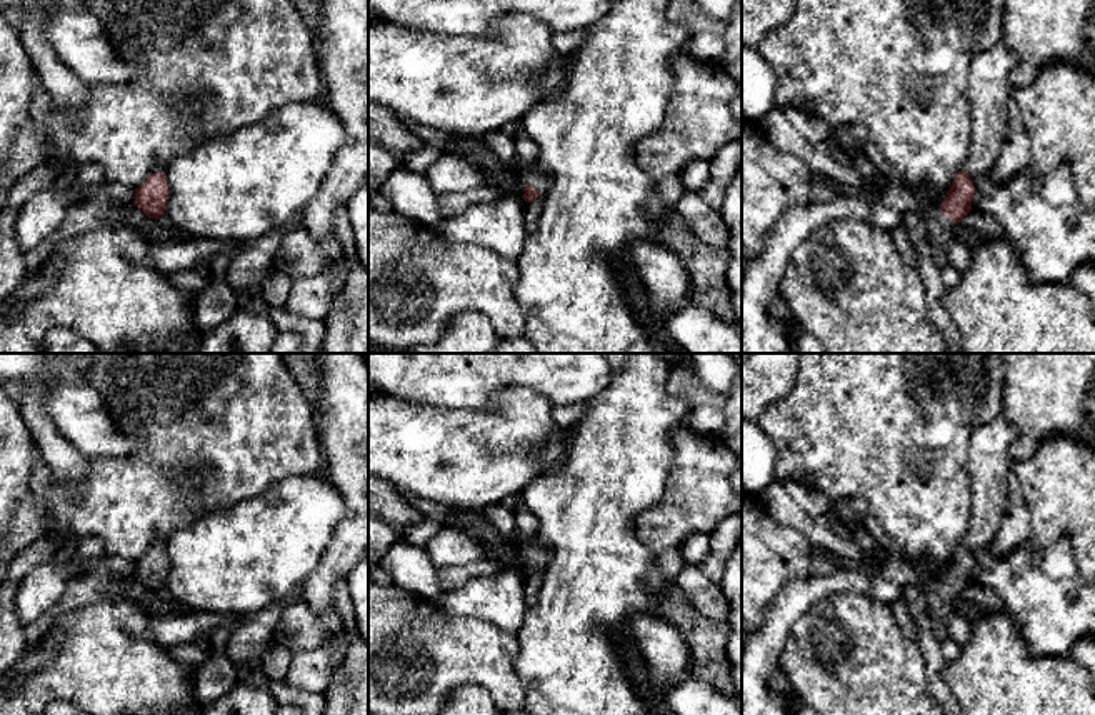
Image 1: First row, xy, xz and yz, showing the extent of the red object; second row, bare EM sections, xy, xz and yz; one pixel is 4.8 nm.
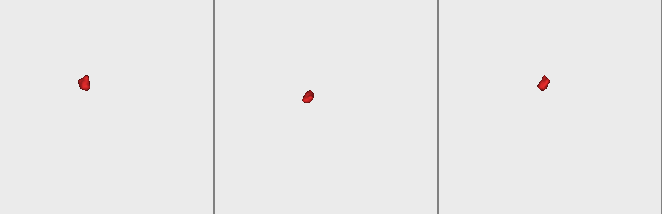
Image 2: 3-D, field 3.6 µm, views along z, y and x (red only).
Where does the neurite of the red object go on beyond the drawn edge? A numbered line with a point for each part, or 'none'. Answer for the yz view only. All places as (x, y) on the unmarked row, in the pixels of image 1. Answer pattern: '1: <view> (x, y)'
1: yz (989, 464)
2: yz (939, 599)

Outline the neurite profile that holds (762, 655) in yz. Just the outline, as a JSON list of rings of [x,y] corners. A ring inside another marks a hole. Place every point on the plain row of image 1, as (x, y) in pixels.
[[[838,568],[828,575],[808,575],[790,580],[770,605],[762,627],[748,633],[748,643],[742,650],[742,715],[792,715],[788,702],[772,692],[772,680],[782,667],[783,647],[795,623],[818,602],[833,593],[867,595],[868,575],[858,568]]]

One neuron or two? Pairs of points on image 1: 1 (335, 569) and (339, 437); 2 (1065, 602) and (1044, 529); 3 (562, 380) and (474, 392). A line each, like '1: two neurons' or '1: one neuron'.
1: one neuron
2: two neurons
3: one neuron

